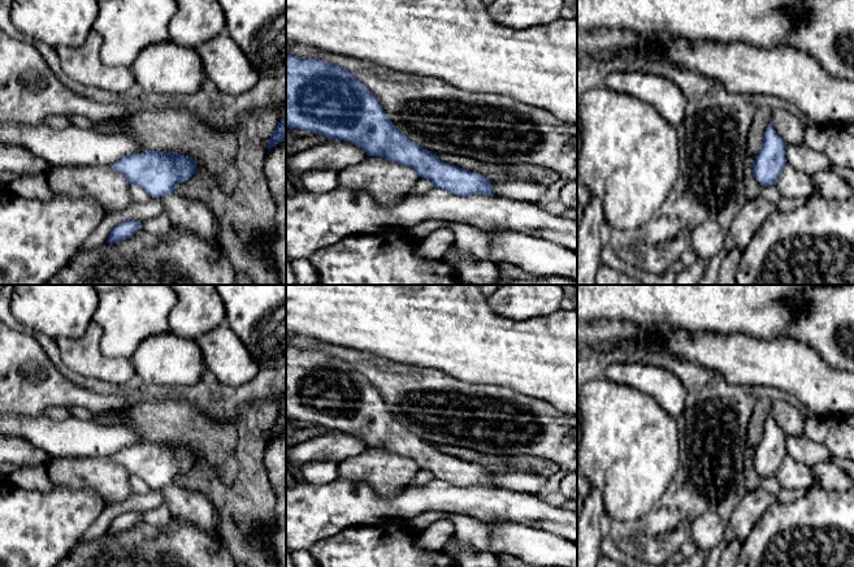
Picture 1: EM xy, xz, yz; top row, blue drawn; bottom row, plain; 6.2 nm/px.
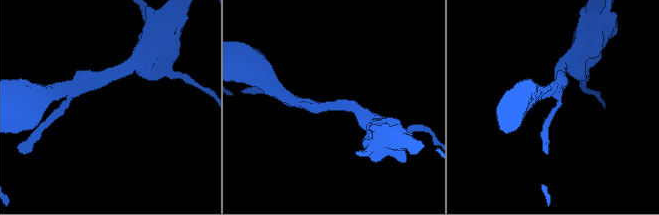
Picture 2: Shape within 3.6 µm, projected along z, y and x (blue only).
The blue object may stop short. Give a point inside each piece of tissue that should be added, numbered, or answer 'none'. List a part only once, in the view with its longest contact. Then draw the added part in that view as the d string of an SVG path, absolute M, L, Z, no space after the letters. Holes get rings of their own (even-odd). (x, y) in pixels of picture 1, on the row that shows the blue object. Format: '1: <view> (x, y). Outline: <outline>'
none

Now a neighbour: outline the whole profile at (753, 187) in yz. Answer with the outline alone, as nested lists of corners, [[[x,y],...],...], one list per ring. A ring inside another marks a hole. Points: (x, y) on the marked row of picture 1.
[[[763,107],[755,113],[747,134],[746,159],[745,159],[745,194],[747,200],[753,200],[760,195],[762,185],[753,176],[753,163],[762,148],[763,135],[771,124],[772,108]]]

